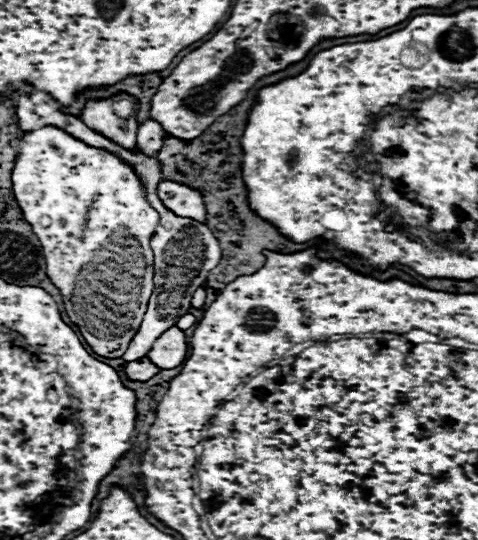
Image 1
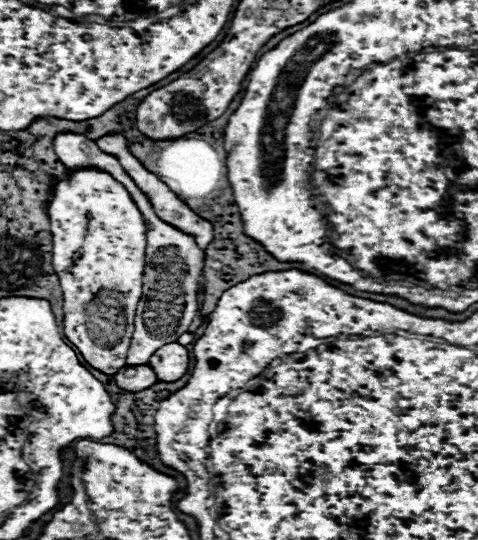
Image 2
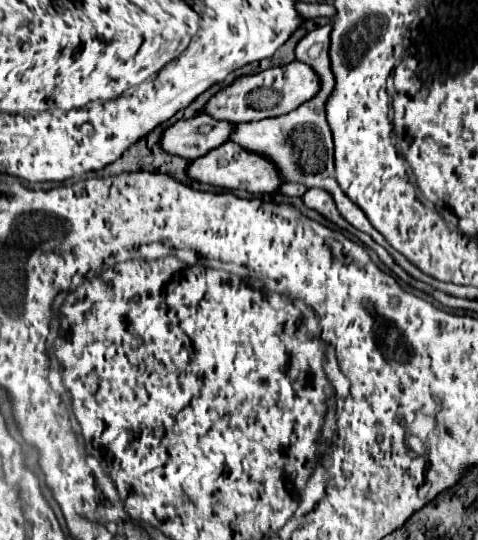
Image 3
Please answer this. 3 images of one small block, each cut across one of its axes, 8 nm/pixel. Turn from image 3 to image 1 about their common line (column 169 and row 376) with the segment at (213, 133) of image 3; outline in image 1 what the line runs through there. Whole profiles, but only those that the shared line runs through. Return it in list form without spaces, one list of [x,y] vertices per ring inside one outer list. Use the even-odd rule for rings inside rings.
[[[146,356],[142,360],[126,364],[126,376],[130,380],[150,380],[152,376],[156,376],[156,372],[160,372],[160,368],[156,368]]]

